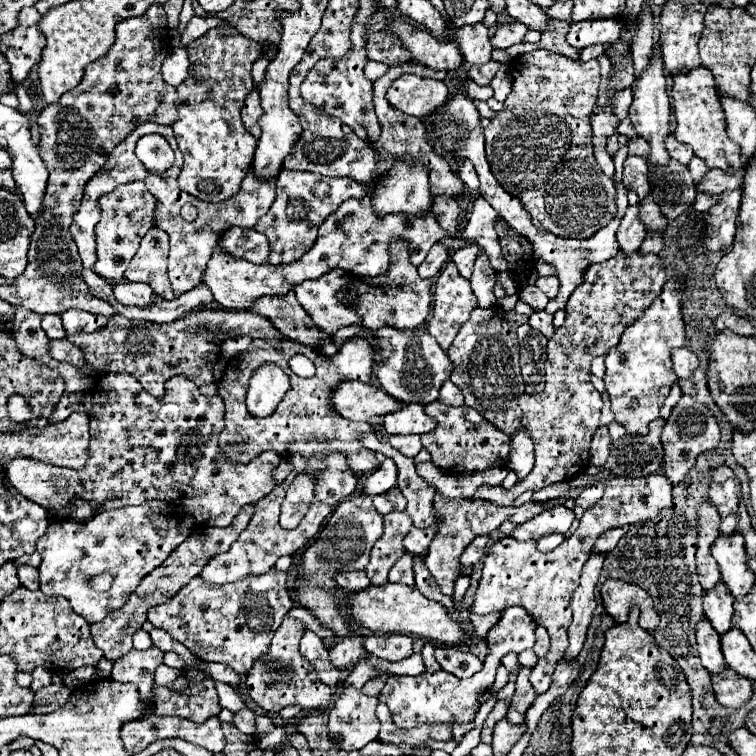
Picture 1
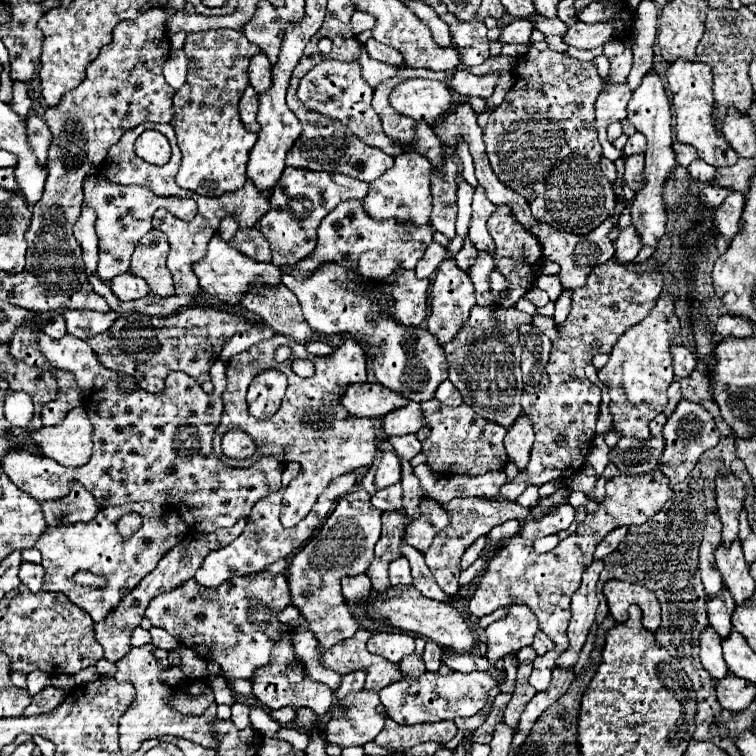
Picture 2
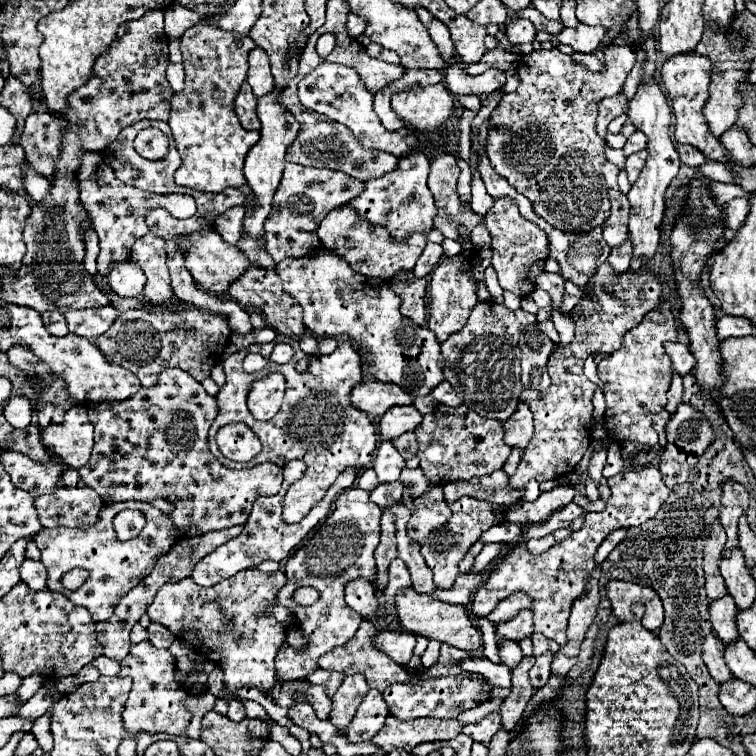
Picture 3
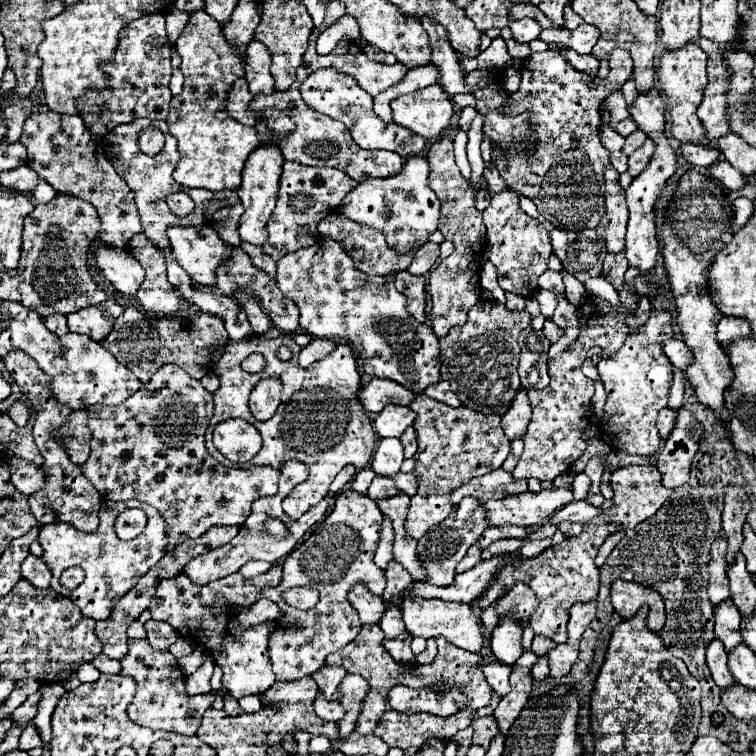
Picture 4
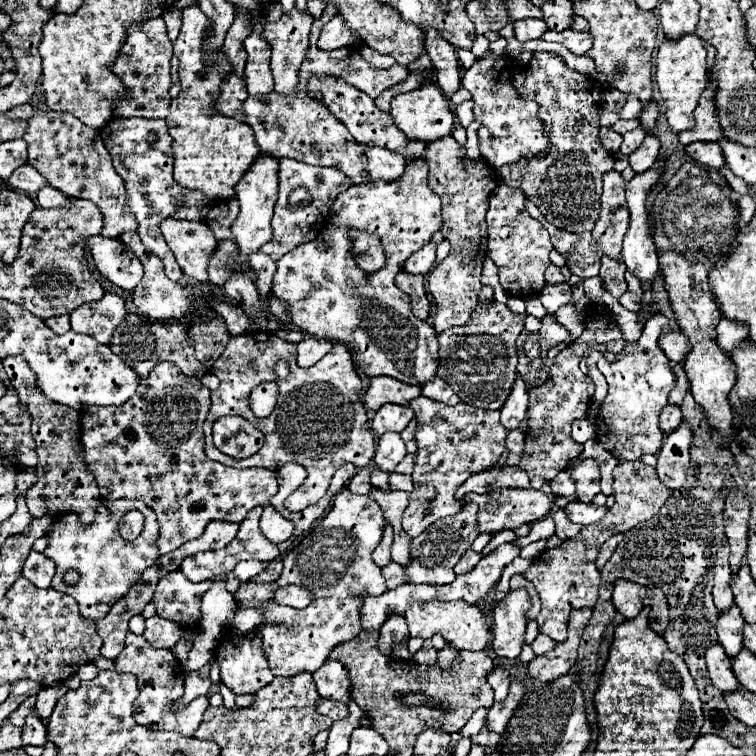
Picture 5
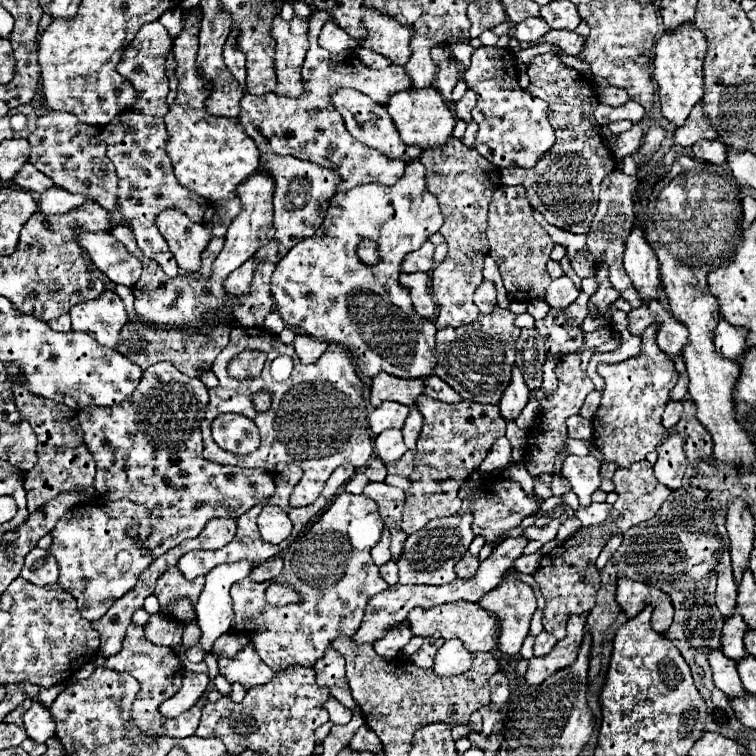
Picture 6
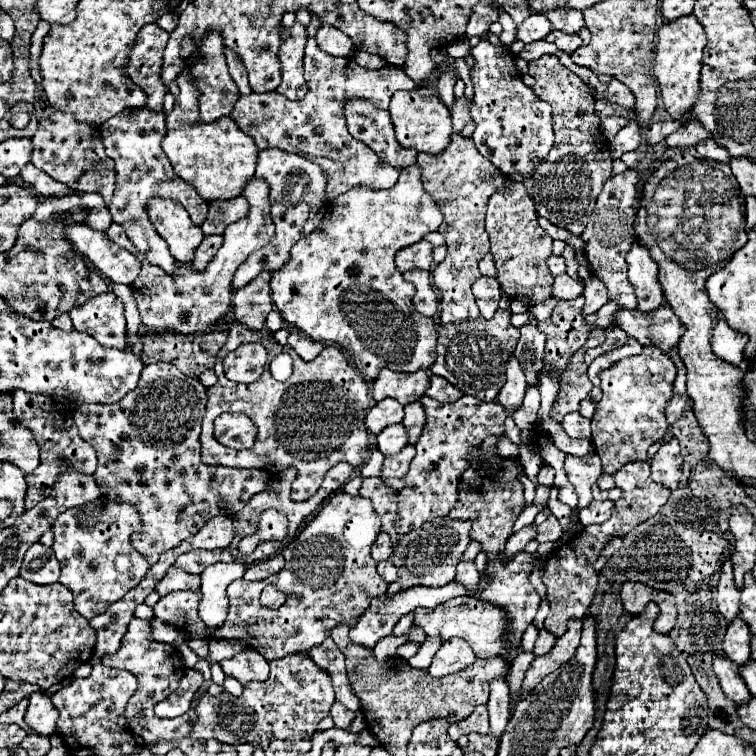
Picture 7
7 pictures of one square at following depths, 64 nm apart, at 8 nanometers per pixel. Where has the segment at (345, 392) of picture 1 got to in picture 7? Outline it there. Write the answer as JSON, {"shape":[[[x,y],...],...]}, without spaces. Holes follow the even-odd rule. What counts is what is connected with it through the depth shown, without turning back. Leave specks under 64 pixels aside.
{"shape":[[[384,368],[380,376],[374,380],[372,398],[376,402],[384,398],[394,398],[400,404],[410,404],[412,400],[424,396],[426,388],[428,388],[428,376],[424,370],[418,370],[414,374],[404,374],[404,372],[394,372],[390,368]]]}

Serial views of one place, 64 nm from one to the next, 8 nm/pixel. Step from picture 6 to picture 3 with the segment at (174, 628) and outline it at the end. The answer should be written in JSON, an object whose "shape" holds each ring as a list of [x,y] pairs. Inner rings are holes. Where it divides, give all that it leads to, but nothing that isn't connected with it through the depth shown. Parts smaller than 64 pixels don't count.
{"shape":[[[150,624],[148,632],[150,632],[150,642],[156,648],[170,648],[170,644],[176,640],[176,636],[168,628],[164,628],[160,624]]]}

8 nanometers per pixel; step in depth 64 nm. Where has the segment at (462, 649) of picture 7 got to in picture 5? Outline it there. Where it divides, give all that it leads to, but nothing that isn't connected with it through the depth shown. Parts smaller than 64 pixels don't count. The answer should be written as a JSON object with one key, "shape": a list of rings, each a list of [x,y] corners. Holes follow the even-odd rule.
{"shape":[[[448,644],[448,646],[438,654],[438,664],[440,664],[440,668],[452,666],[456,660],[458,660],[458,650],[456,650],[452,644]]]}

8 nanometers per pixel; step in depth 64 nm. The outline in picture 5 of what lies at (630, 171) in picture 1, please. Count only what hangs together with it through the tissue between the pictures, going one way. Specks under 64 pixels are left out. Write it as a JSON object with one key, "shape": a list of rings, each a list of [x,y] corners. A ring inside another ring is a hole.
{"shape":[[[648,134],[646,140],[642,142],[642,146],[630,154],[630,168],[636,174],[642,174],[644,170],[648,170],[654,164],[654,160],[658,158],[658,150],[660,150],[658,136]]]}

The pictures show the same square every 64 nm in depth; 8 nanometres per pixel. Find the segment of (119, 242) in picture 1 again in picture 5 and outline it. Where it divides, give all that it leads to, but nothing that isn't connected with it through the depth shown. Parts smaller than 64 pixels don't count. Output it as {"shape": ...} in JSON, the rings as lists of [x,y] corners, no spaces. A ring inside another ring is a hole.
{"shape":[[[44,112],[34,114],[28,120],[22,138],[28,144],[28,162],[48,180],[50,186],[70,198],[88,198],[100,208],[104,216],[104,228],[100,234],[104,238],[118,238],[124,232],[138,228],[132,210],[126,204],[124,180],[116,174],[98,130],[88,128],[72,114]]]}

